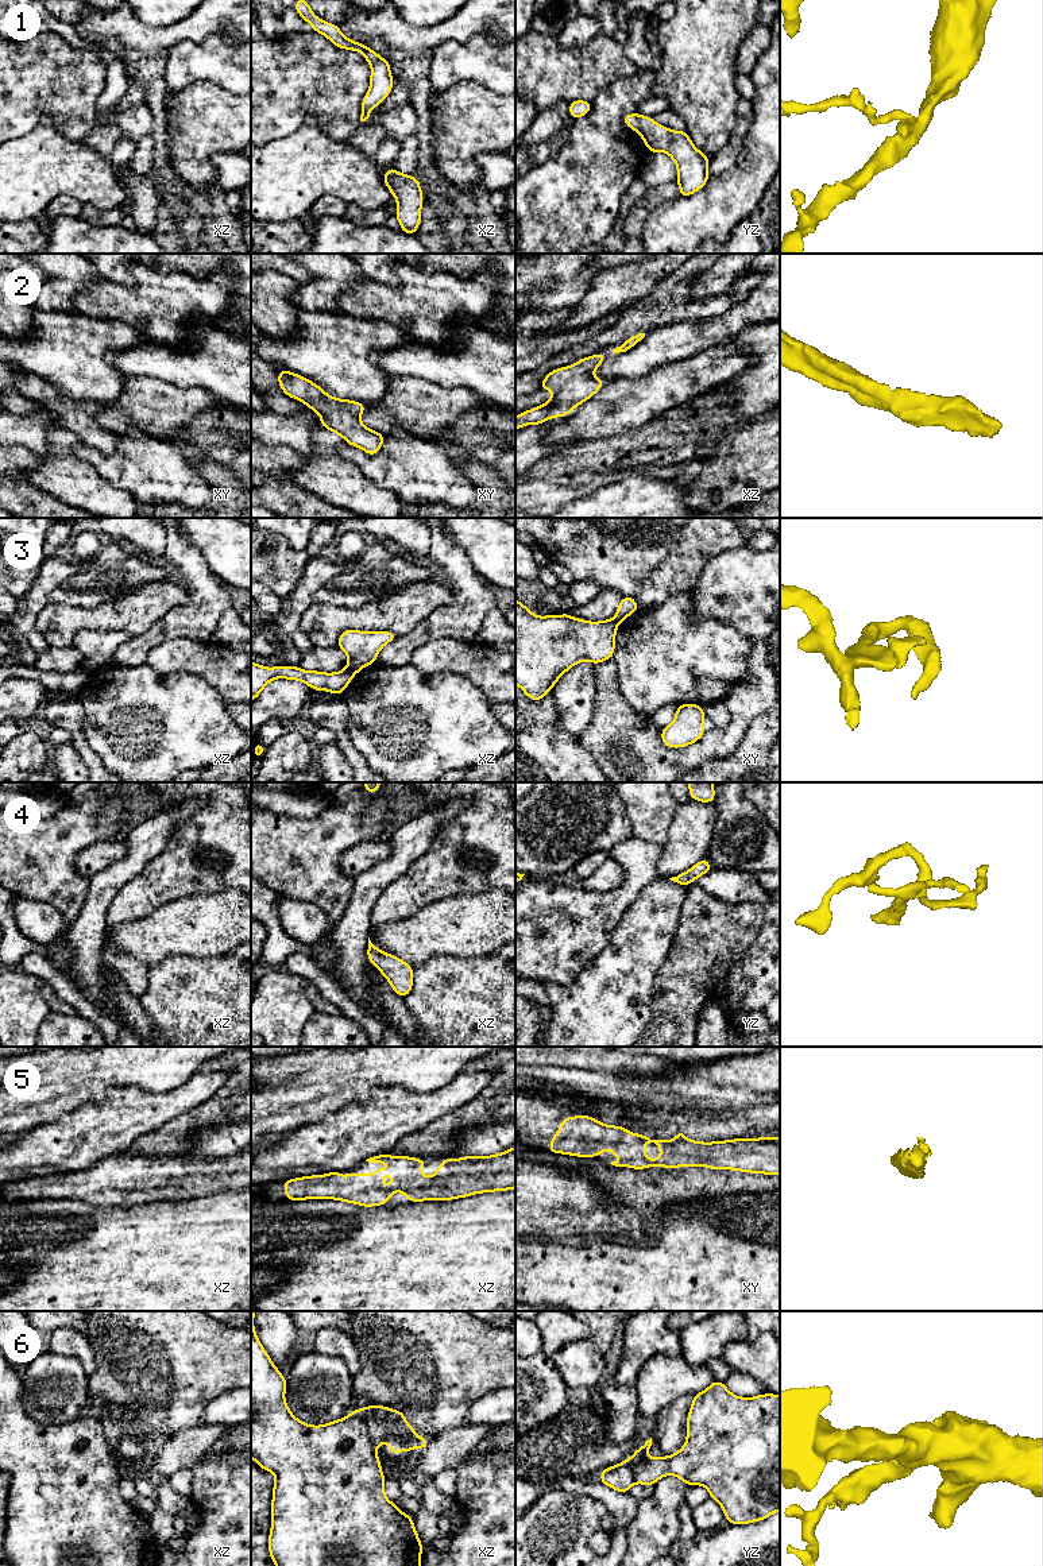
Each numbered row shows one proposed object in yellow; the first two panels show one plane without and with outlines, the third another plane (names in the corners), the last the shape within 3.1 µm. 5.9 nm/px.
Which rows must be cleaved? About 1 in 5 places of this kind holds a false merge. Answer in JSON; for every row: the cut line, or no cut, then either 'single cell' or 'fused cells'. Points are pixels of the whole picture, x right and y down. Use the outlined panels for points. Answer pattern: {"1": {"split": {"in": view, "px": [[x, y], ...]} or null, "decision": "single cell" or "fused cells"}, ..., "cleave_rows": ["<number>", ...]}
{"1": {"split": null, "decision": "single cell"}, "2": {"split": null, "decision": "single cell"}, "3": {"split": {"in": "xz", "px": [[348, 664], [354, 673]]}, "decision": "fused cells"}, "4": {"split": null, "decision": "single cell"}, "5": {"split": null, "decision": "single cell"}, "6": {"split": {"in": "xz", "px": [[355, 1410], [367, 1427], [375, 1453]]}, "decision": "fused cells"}, "cleave_rows": ["3", "6"]}

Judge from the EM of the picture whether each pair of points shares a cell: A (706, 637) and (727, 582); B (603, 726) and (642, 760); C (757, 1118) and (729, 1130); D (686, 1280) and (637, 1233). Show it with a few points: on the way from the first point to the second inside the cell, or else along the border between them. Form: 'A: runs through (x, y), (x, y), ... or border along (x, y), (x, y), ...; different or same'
A: border along (691, 598), (691, 623), (719, 621), (742, 633); different
B: runs through (613, 735), (633, 753); same
C: runs through (750, 1122), (736, 1124); same
D: border along (634, 1242), (640, 1244); different

